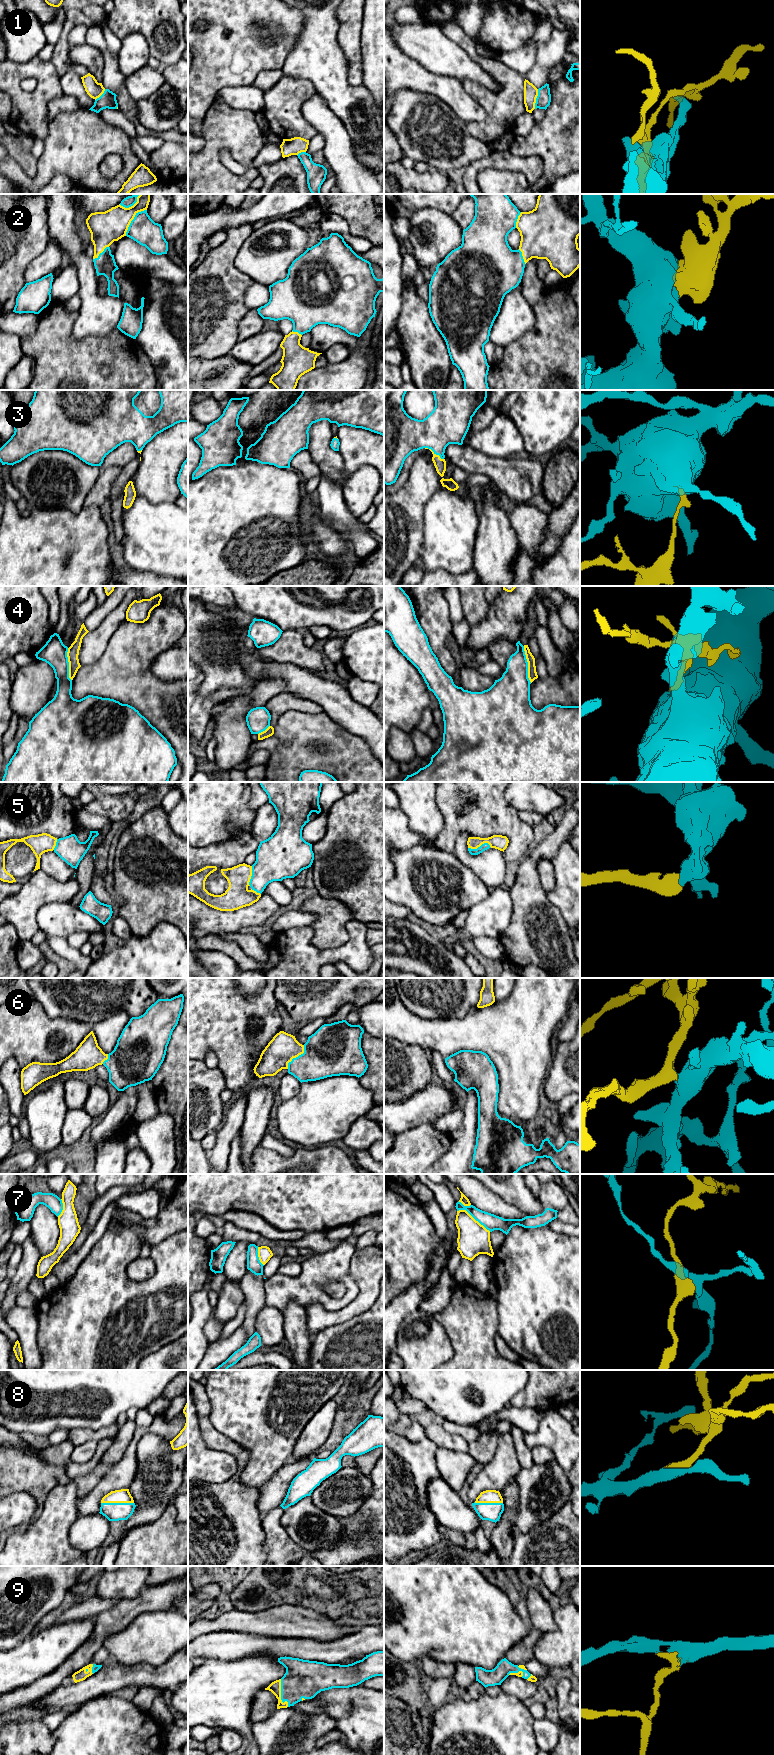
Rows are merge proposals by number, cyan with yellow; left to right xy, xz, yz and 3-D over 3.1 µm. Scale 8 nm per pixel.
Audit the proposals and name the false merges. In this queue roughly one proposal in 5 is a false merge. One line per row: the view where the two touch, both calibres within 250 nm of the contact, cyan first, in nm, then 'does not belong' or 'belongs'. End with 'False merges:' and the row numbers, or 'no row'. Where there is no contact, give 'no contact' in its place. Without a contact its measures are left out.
1: yz | 120/110 nm | does not belong
2: xy | 220/260 nm | belongs
3: yz | 320/100 nm | belongs
4: yz | 280/80 nm | does not belong
5: yz | 60/120 nm | belongs
6: xz | 360/220 nm | belongs
7: yz | 140/260 nm | does not belong
8: xy | 140/110 nm | belongs
9: xz | 300/100 nm | belongs
False merges: 1, 4, 7

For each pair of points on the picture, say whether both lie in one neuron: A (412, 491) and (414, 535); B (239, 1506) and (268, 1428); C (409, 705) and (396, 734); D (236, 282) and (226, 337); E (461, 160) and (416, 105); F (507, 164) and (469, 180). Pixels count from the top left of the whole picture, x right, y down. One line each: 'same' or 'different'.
A: same
B: different
C: different
D: same
E: same
F: same

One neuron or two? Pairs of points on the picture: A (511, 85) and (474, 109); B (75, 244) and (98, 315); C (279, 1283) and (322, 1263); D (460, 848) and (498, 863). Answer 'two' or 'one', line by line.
A: two
B: one
C: one
D: one

